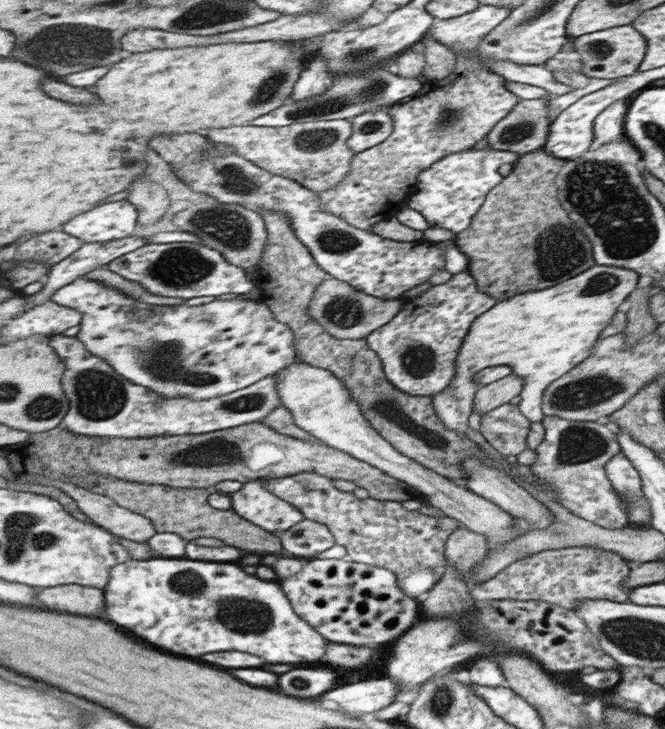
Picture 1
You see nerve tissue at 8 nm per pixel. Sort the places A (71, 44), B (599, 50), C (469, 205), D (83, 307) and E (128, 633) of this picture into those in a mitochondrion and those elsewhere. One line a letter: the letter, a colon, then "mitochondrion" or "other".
A: mitochondrion
B: mitochondrion
C: other
D: other
E: other

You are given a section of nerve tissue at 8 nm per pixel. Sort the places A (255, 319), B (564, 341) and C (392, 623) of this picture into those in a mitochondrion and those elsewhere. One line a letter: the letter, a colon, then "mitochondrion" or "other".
A: other
B: other
C: other

